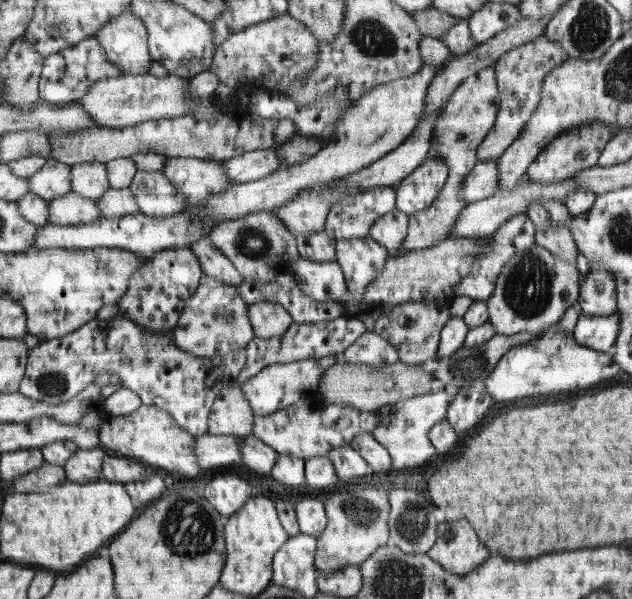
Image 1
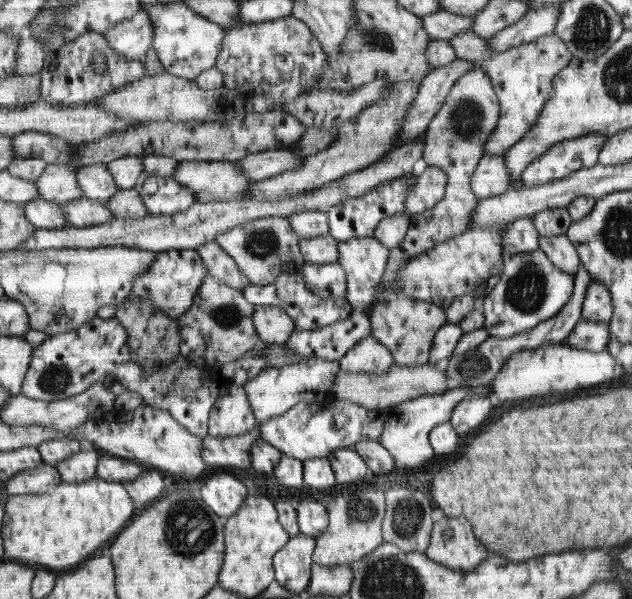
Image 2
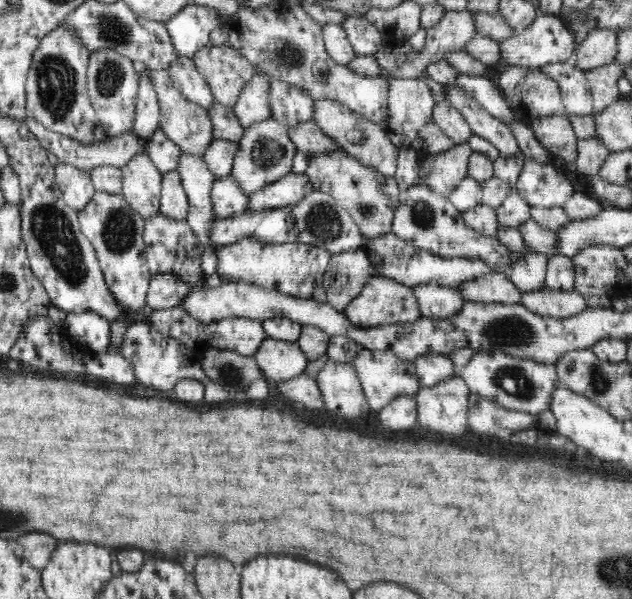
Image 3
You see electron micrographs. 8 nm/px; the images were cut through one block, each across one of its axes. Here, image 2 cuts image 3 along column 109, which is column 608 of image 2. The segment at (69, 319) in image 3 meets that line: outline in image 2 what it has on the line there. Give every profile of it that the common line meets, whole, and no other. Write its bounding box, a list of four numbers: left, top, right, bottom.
[565,317,610,351]

